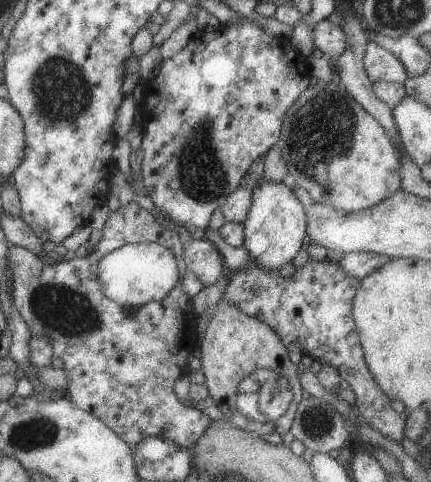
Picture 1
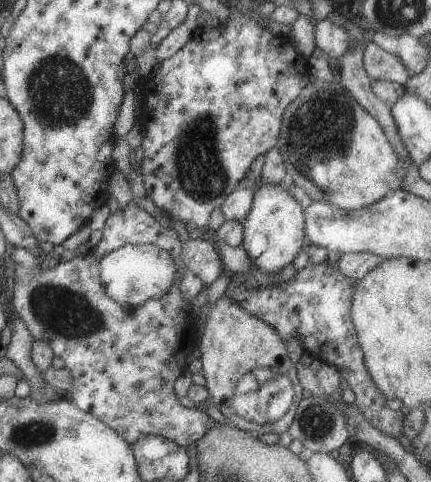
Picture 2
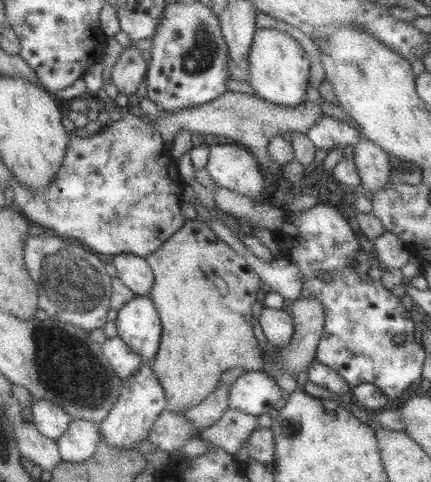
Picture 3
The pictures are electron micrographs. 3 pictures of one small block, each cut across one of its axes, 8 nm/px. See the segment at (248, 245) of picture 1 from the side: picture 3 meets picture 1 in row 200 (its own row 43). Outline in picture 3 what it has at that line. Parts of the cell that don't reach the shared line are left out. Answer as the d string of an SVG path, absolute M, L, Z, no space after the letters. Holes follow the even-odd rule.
M275 28L257 30L253 34L253 44L247 62L249 62L249 84L255 96L261 96L263 100L279 104L283 108L295 108L297 104L305 102L305 90L311 74L311 58L305 56L303 48L295 42L295 38Z

